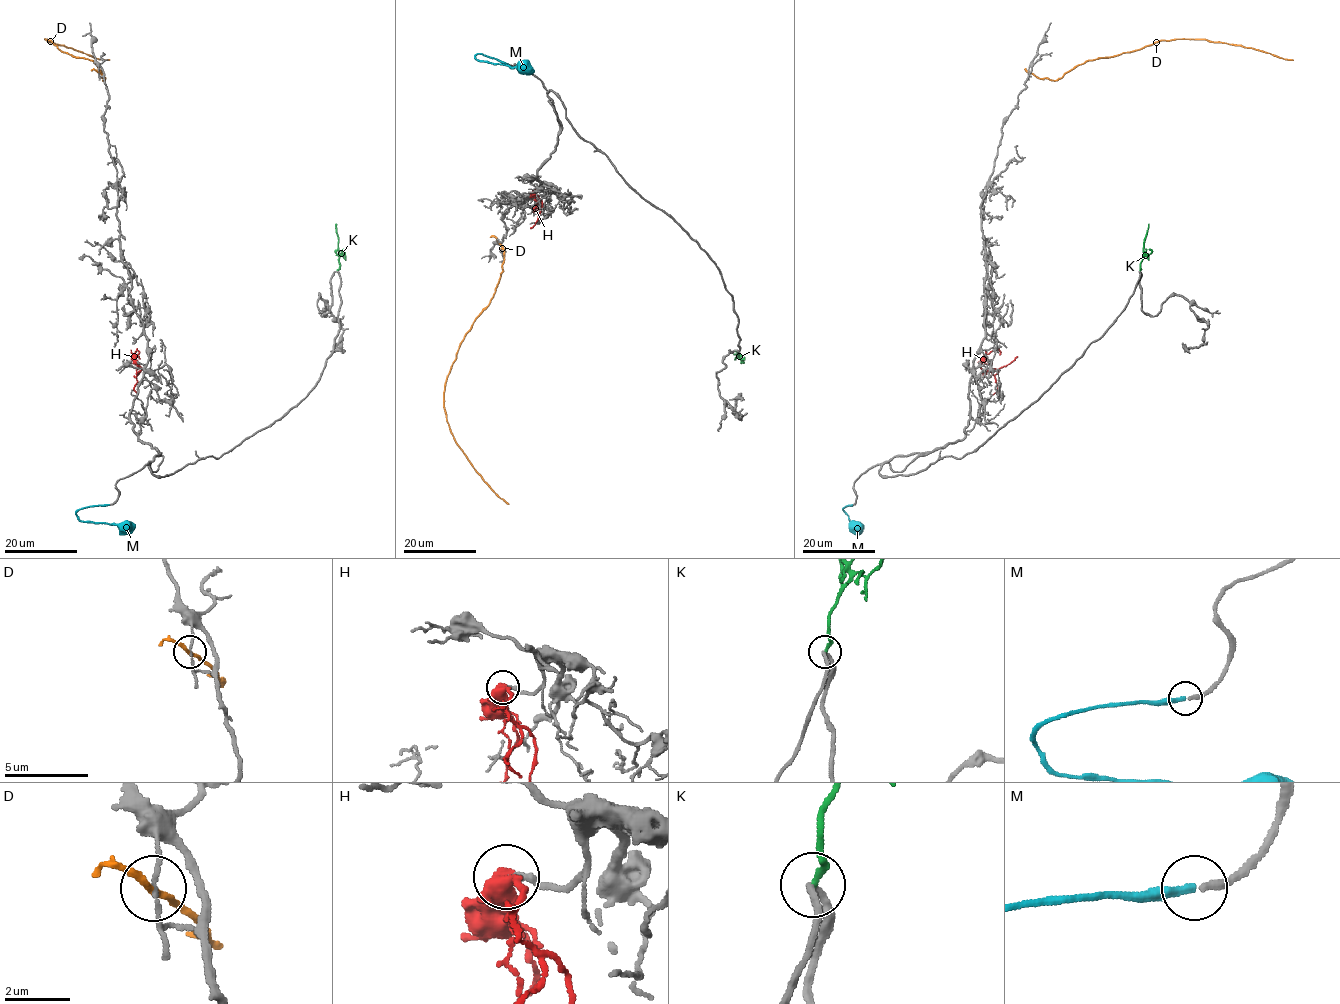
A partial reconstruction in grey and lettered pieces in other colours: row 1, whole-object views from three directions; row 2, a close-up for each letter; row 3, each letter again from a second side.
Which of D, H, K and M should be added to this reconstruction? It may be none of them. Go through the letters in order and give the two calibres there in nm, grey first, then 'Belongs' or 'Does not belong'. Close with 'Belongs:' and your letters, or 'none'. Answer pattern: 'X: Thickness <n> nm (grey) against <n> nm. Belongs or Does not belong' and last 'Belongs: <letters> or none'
D: Thickness 120 nm (grey) against 190 nm. Does not belong
H: Thickness 240 nm (grey) against 480 nm. Belongs
K: Thickness 190 nm (grey) against 200 nm. Does not belong
M: Thickness 240 nm (grey) against 280 nm. Belongs
Belongs: H, M

